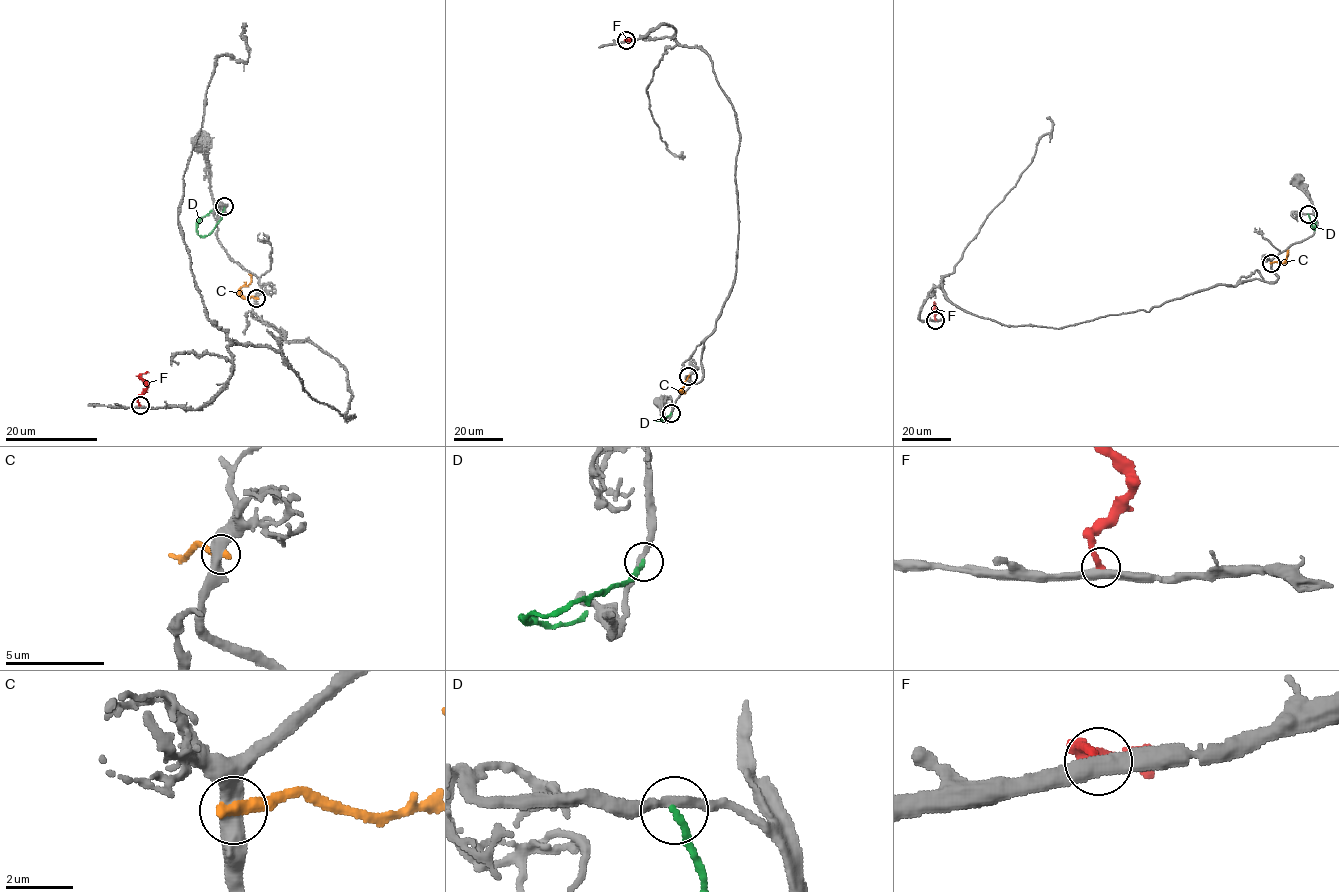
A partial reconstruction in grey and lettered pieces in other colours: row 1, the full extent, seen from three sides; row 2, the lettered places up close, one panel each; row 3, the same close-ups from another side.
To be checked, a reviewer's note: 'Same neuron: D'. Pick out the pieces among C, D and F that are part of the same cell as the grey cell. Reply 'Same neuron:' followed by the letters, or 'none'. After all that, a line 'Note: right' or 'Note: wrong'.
Same neuron: F
Note: wrong

